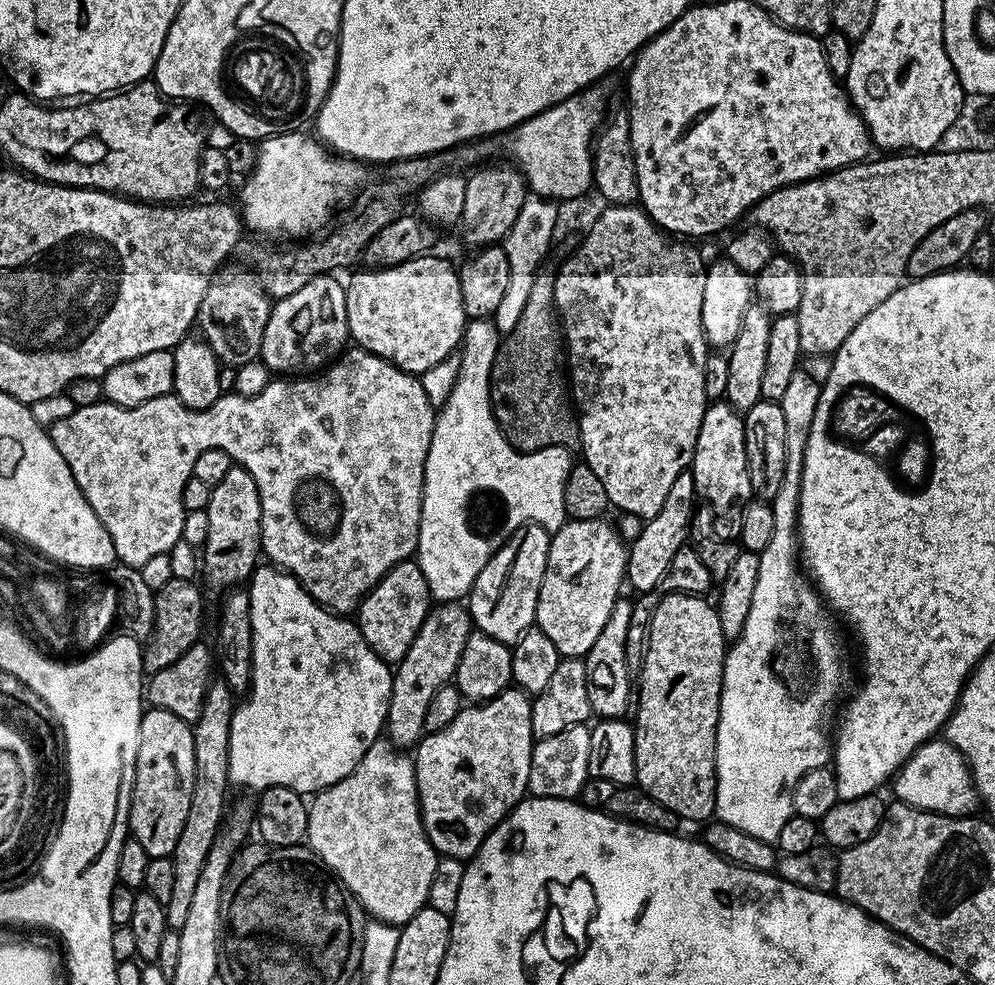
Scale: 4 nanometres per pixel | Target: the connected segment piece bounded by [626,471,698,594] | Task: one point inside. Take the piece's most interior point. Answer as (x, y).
(657, 545)

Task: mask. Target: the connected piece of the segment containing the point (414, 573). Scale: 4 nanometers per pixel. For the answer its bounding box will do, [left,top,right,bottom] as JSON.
[354,559,433,666]

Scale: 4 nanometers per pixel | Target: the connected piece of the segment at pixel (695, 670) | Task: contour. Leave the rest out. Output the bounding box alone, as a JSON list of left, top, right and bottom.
[634,592,726,821]

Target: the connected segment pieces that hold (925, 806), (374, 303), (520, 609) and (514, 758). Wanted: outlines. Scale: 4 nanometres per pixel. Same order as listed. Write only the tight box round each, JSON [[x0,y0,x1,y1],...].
[[894,738,978,816],[344,254,466,374],[466,524,550,645],[414,686,534,862]]

